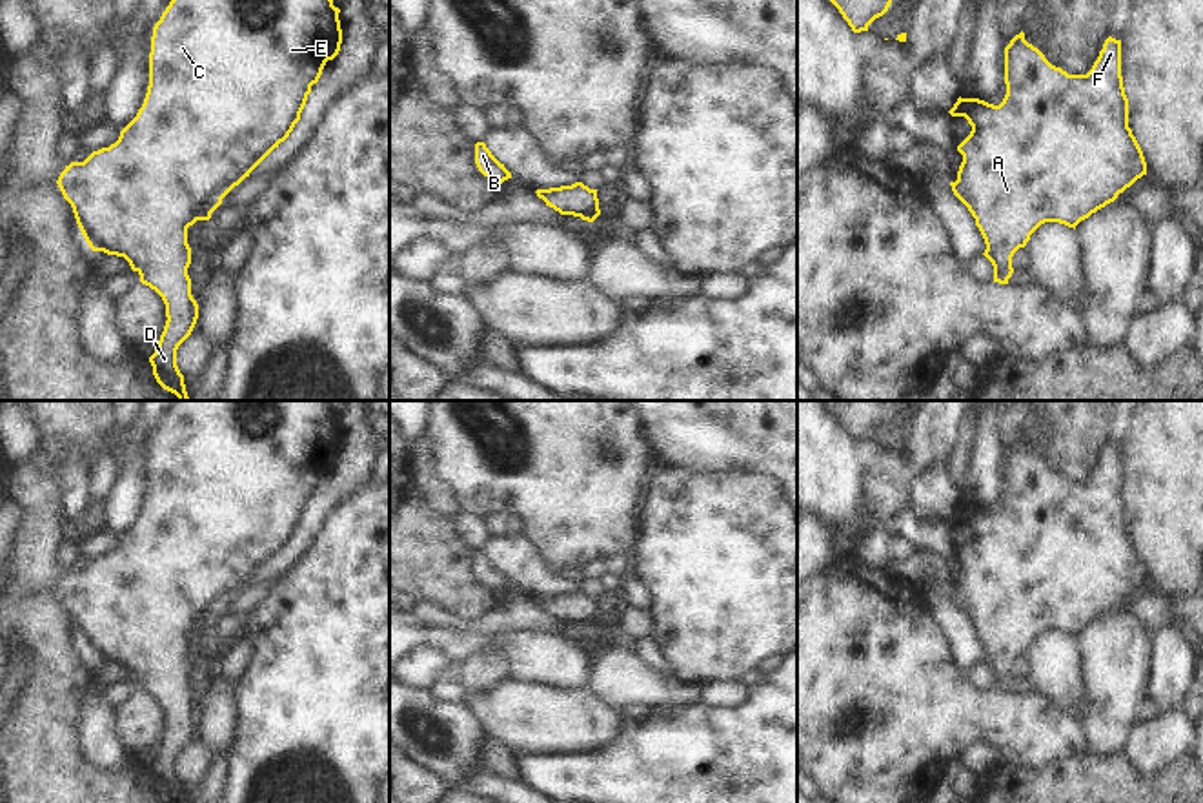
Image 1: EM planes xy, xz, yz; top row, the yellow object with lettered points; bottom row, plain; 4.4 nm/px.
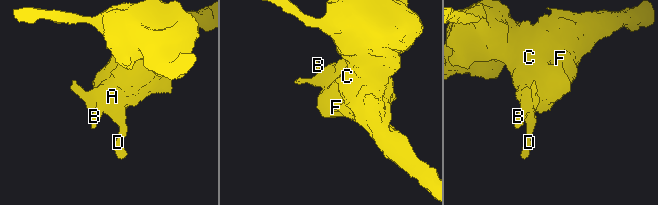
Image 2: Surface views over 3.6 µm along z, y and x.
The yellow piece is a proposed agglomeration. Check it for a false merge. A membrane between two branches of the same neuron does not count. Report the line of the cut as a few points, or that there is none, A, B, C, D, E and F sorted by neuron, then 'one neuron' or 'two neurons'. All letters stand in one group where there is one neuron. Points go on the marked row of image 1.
no cut | A B C D E F | one neuron

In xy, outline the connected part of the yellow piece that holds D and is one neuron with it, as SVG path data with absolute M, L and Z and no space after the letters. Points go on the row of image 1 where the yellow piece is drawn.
M171 0L153 27L149 86L136 117L109 147L71 162L56 184L71 204L76 224L93 251L124 257L140 282L166 304L166 326L149 357L157 382L189 401L177 350L191 335L198 304L191 295L187 228L209 220L222 198L284 142L300 120L311 86L342 44L340 9L333 0Z

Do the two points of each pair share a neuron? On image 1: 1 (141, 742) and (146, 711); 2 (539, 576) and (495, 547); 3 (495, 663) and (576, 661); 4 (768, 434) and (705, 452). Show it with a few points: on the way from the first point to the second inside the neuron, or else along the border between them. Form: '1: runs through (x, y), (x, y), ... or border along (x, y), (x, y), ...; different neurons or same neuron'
1: runs through (141, 734), (142, 718); same neuron
2: runs through (528, 569), (514, 554), (506, 552); same neuron
3: border along (468, 660), (501, 650), (512, 676); different neurons
4: runs through (752, 434), (721, 436); same neuron

